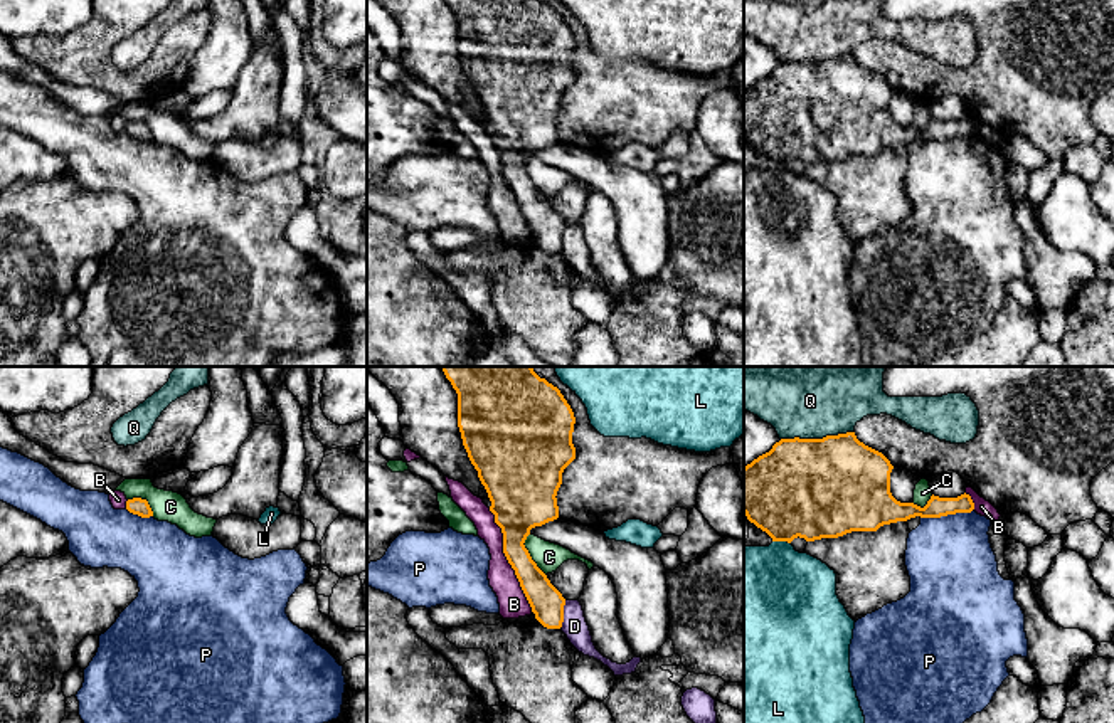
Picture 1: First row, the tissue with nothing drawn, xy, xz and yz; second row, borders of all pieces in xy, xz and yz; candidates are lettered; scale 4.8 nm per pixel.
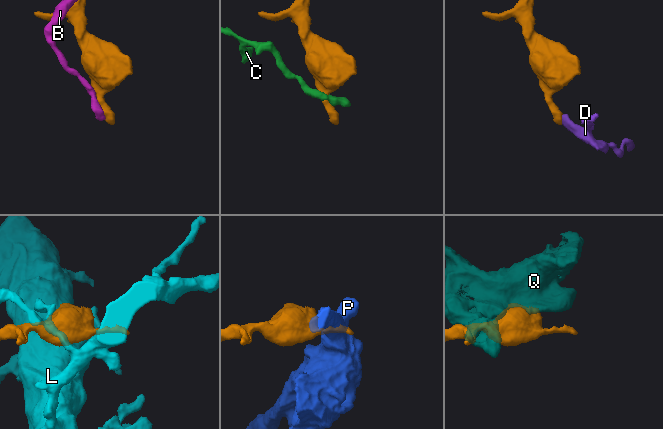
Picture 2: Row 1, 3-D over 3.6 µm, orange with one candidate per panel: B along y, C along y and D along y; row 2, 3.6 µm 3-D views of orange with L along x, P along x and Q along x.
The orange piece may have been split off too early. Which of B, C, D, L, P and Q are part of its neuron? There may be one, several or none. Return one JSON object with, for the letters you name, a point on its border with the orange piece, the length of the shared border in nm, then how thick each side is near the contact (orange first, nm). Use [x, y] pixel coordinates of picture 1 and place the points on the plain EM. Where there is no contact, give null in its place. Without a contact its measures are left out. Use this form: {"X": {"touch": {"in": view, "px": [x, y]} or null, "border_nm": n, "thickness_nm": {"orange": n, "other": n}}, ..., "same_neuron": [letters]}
{"same_neuron": []}

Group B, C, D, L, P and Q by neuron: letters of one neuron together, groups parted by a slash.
B / C / D / L / P / Q

